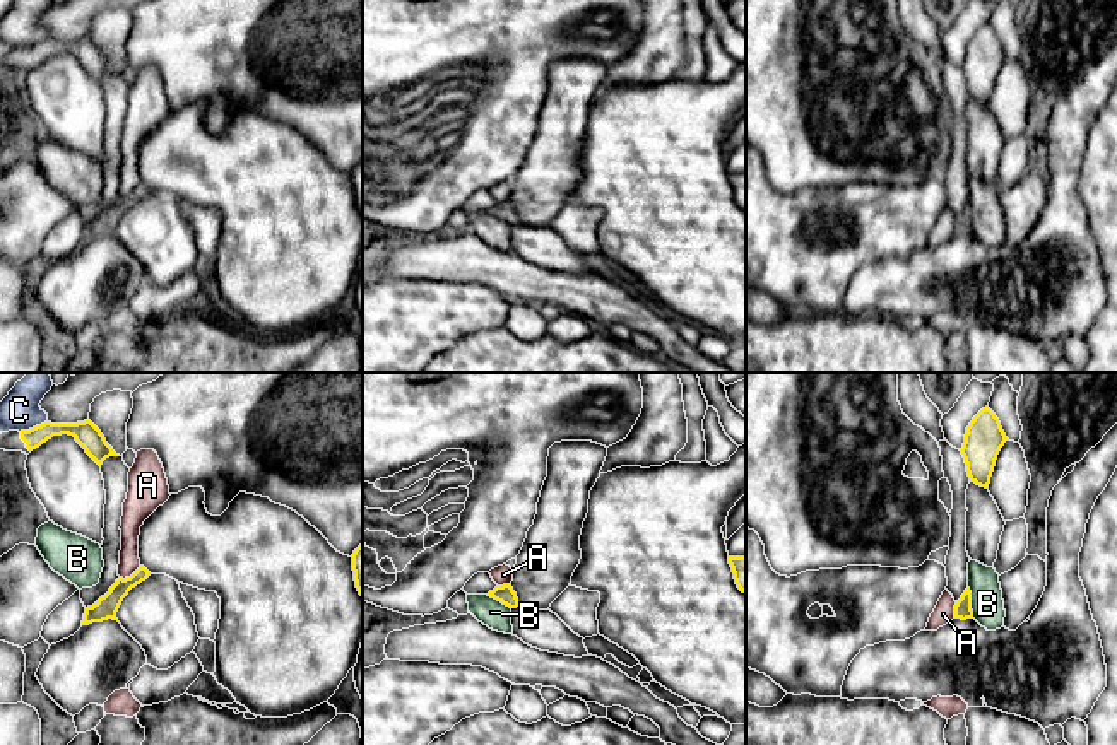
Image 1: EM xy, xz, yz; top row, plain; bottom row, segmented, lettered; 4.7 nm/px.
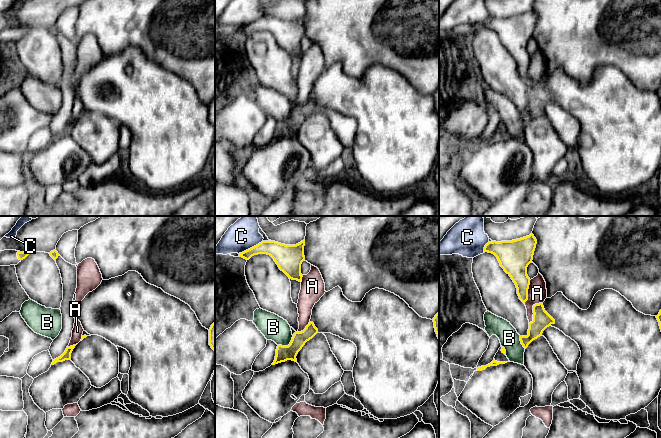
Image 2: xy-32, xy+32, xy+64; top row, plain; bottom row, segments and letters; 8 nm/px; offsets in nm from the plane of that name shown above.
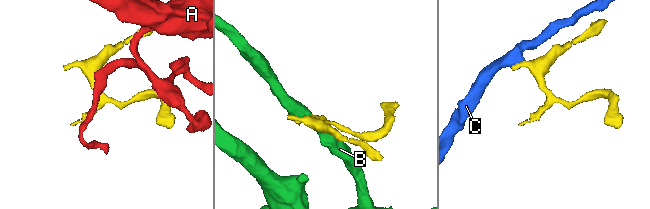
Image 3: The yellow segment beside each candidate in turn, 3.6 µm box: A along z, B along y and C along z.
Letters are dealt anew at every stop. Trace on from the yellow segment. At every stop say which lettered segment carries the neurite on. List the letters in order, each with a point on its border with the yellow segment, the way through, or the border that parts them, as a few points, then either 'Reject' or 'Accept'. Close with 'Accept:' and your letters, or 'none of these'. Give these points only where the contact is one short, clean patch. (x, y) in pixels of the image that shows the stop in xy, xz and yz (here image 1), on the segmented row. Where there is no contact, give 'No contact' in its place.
A: Touches yellow at xy (132, 574). Reject
B: Touches yellow at yz (970, 602). Boundary: yz (969, 586), (974, 617). Reject
C: Touches yellow at xy (33, 428). Boundary: xy (45, 421), (19, 431). Reject
Accept: none of these

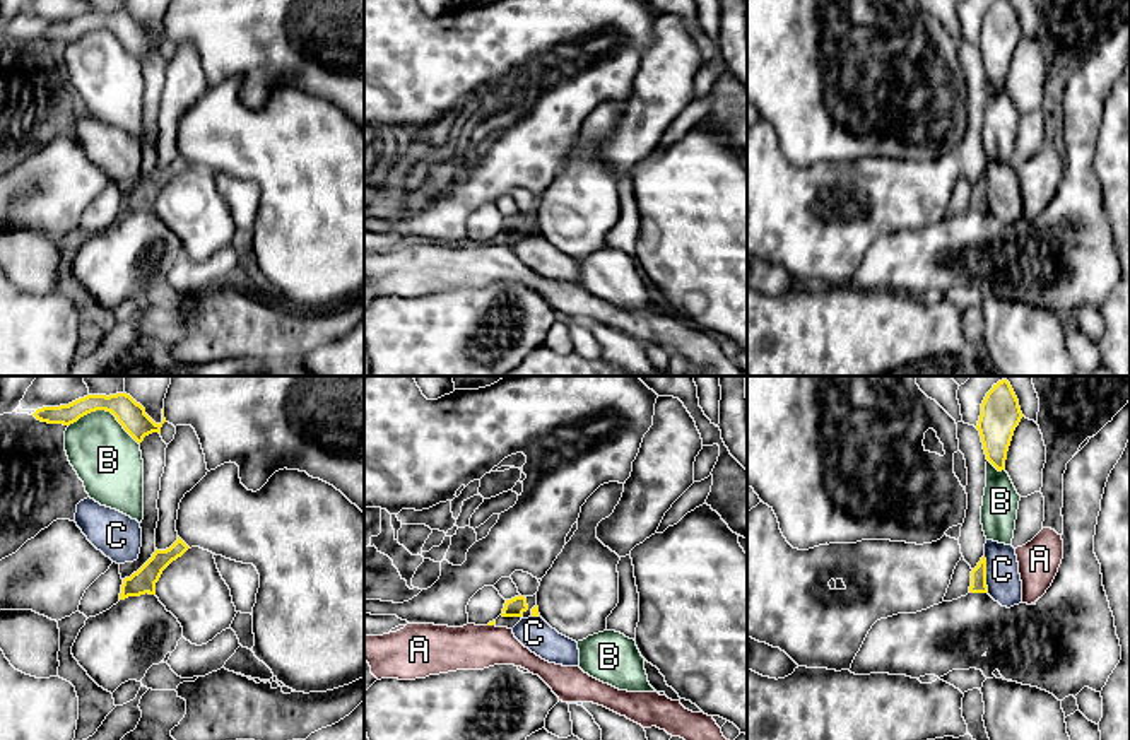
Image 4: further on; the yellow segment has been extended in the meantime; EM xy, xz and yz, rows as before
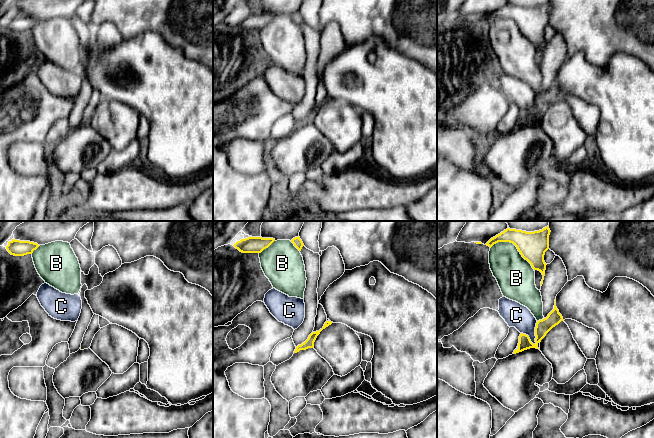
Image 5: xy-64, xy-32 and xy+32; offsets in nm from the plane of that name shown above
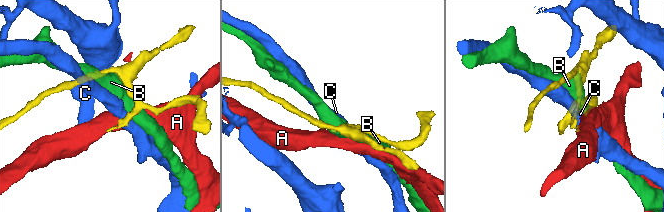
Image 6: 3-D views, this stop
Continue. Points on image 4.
A: Touches yellow at xz (491, 624). Reject
B: Touches yellow at xy (106, 411). Reject
C: Touches yellow at yz (985, 575). Boundary: yz (983, 556), (988, 592). Reject
Accept: none of these

